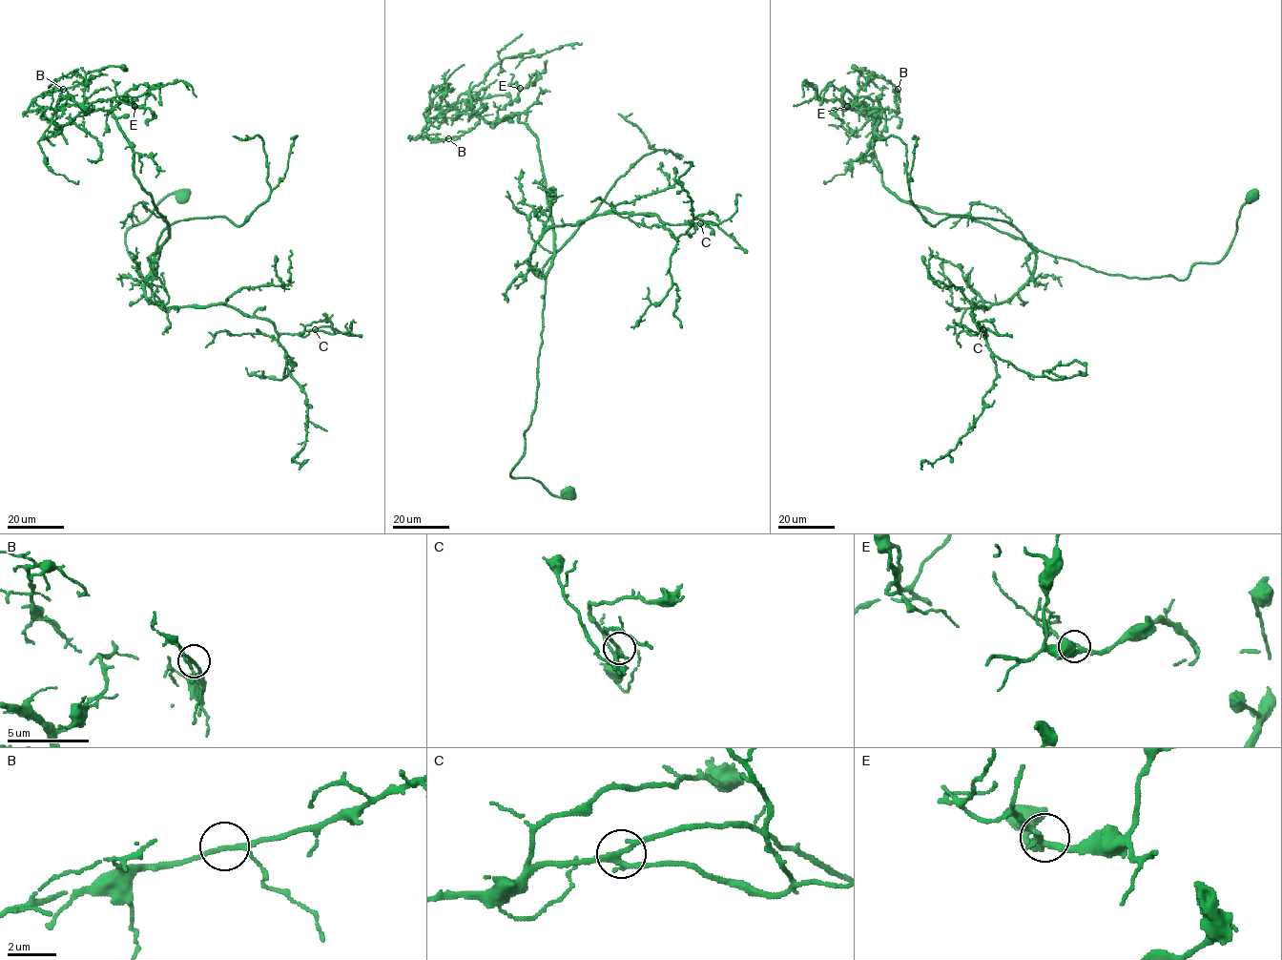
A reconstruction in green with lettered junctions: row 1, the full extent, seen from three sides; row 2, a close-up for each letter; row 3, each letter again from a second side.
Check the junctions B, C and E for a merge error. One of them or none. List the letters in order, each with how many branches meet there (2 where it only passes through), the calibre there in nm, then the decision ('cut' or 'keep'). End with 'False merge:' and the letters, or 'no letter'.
B: 3 | 150 nm | keep
C: 3 | 200 nm | keep
E: 3 | 200 nm | keep
False merge: no letter

